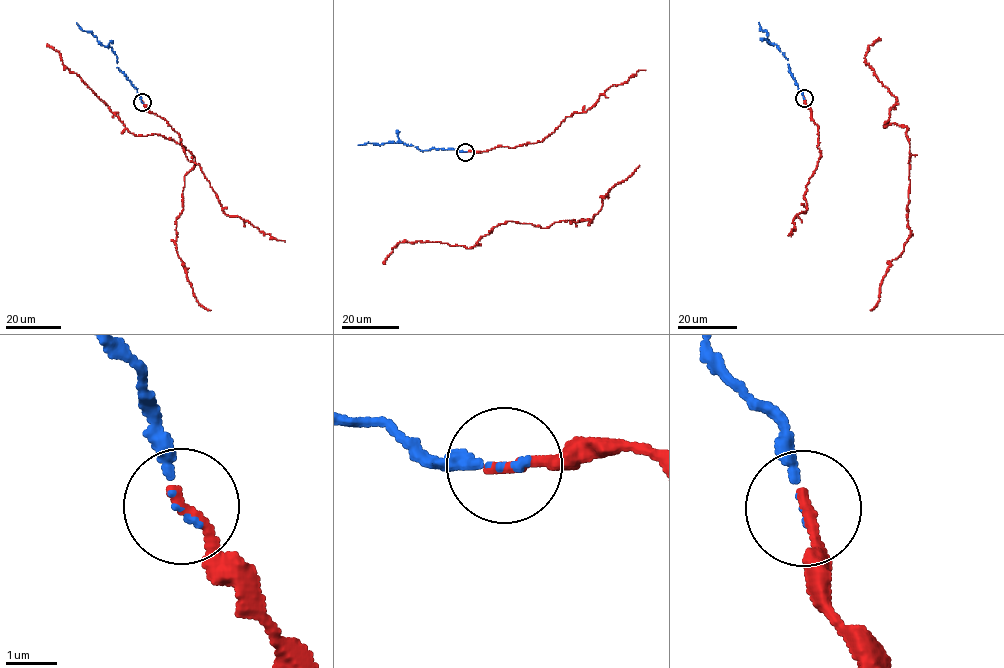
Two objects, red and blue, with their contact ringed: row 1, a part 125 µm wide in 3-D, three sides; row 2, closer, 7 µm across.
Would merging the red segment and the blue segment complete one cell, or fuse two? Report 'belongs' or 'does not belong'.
belongs

